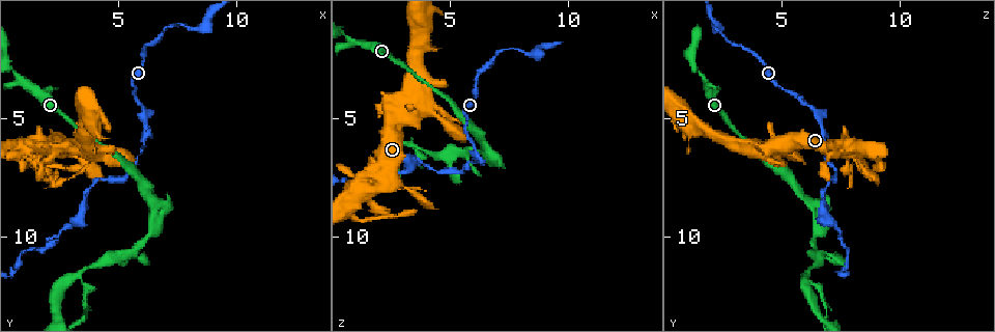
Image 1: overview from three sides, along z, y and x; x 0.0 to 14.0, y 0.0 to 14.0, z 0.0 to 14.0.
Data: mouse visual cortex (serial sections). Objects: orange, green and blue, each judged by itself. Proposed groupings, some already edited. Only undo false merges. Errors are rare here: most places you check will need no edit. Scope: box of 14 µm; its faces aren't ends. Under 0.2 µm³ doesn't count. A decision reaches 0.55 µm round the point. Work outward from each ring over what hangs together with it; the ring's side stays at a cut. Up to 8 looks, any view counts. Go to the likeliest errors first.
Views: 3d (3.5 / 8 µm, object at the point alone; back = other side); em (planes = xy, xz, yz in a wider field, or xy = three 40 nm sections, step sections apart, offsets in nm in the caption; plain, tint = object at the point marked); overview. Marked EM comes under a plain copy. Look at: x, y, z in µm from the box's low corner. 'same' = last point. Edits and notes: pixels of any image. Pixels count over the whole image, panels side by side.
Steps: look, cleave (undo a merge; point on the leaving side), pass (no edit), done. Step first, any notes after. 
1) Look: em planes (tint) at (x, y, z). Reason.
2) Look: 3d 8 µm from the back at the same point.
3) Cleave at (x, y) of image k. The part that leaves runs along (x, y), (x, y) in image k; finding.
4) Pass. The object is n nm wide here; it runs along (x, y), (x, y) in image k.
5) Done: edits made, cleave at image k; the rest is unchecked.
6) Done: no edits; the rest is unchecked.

Look: 3d 3.5 µm at (6.3, 5.7, 6.7). Calibre changes.

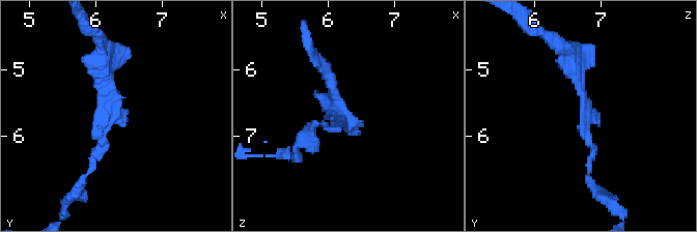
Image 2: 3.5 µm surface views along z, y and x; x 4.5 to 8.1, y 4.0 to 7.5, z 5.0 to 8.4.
Look: em planes (tint) at (6.20, 5.60, 6.80). The arms are 150, 300 nm wide; now the EM.

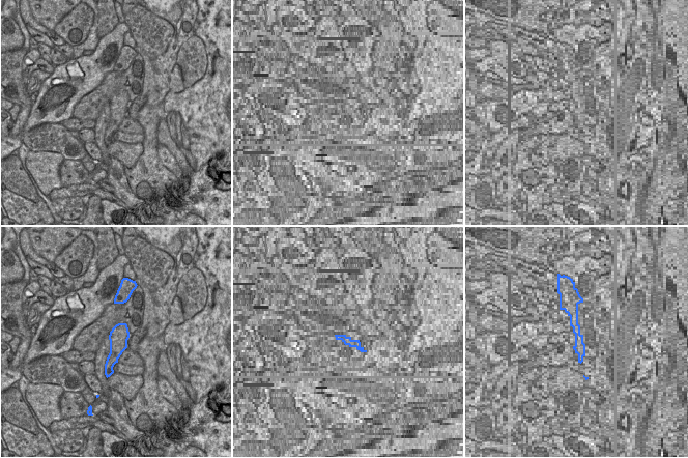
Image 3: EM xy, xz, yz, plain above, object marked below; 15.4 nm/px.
Pass. The object is 300 nm wide here; it runs along (559, 45), (586, 102), (588, 169) in image 2; continuous, no second cell.

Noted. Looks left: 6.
Look: 3d 8 µm at (0.8, 10.7, 7.7). Thin neck.

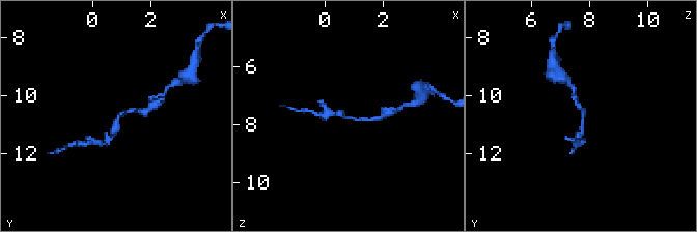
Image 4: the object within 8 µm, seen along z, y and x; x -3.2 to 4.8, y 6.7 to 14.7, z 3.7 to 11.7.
Look: em xy step 2 (tint) at (0.9, 10.8, 7.8).

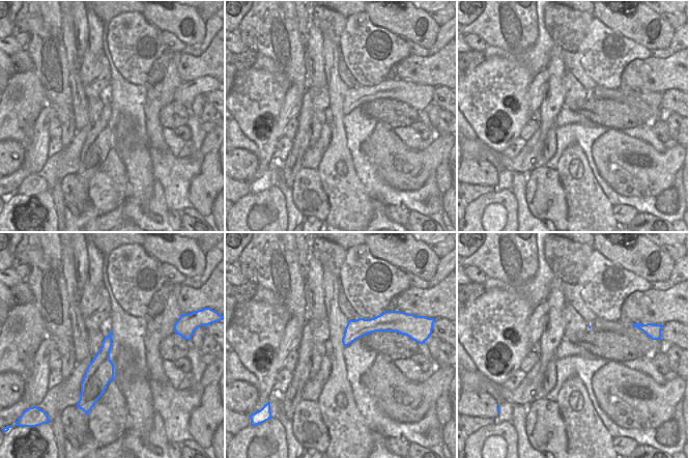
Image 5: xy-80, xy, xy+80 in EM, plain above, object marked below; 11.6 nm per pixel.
Pass. The arms are 150, 150 nm wide; it runs along (146, 111), (123, 112), (105, 143) in image 4; one cell here.

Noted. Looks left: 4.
Look: 3d 8 µm at (5.1, 6.8, 4.4). Thick turns thin.

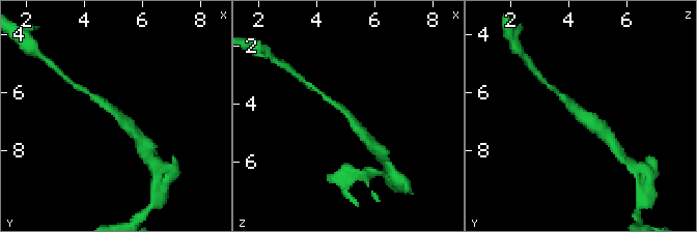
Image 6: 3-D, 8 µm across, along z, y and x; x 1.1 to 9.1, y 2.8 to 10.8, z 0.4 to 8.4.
Look: em xy step 3 (tint) at (5.1, 6.8, 4.4). Shape alone is not enough.

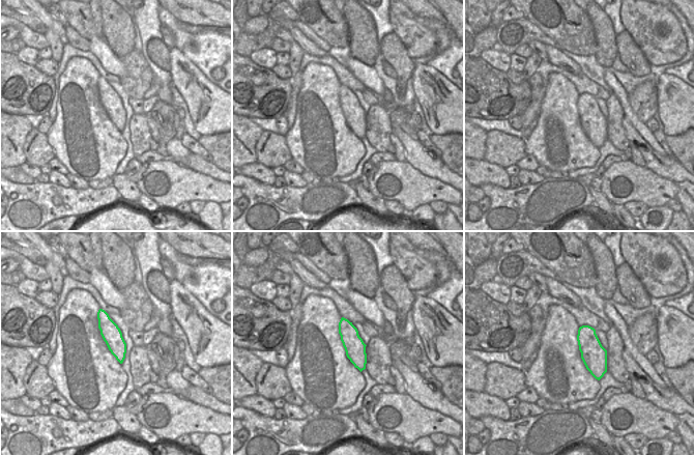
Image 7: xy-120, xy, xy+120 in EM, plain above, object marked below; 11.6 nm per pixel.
Pass. The arms are 200, 400 nm wide; it runs along (328, 98), (349, 114), (364, 136) in image 6; continuous, no second cell.

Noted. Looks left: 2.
Done: no edits; the rest is unchecked.

